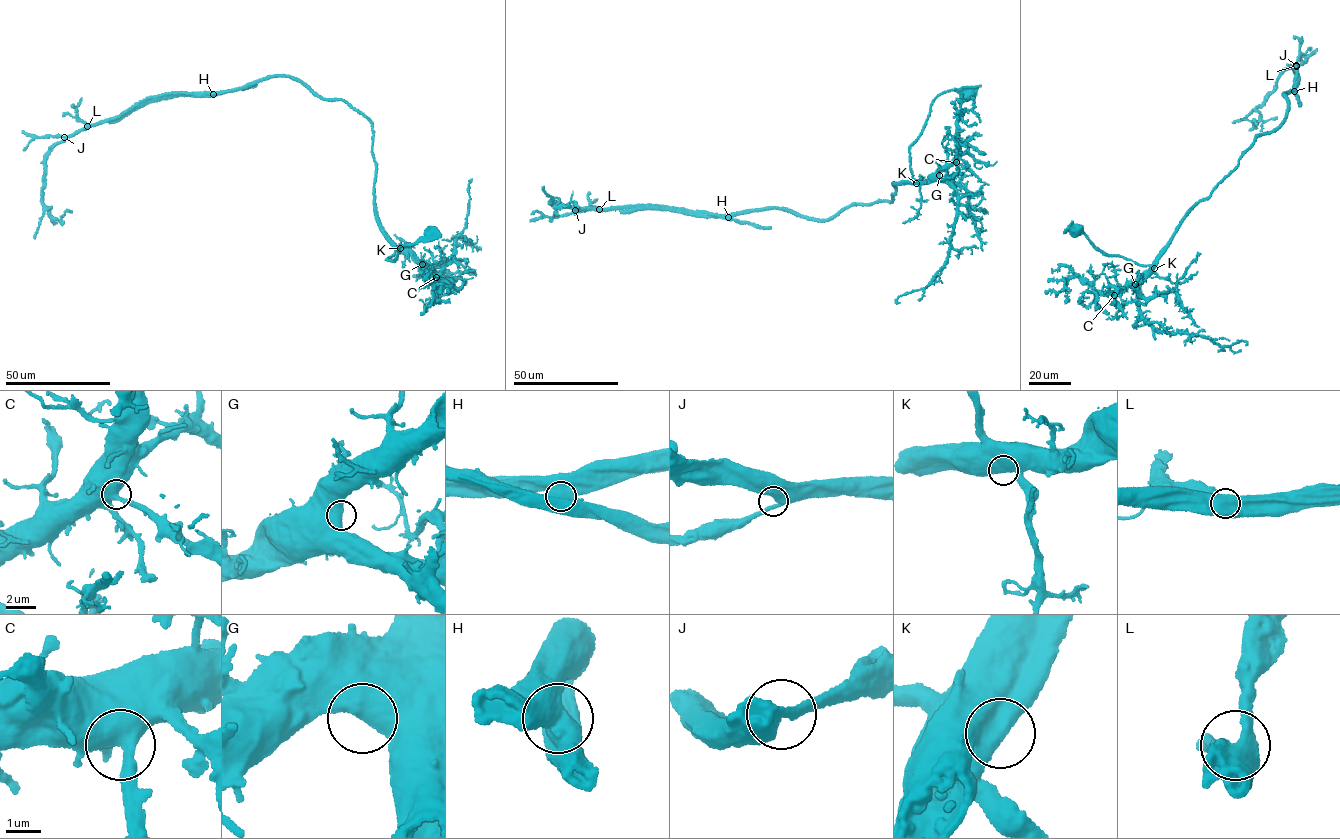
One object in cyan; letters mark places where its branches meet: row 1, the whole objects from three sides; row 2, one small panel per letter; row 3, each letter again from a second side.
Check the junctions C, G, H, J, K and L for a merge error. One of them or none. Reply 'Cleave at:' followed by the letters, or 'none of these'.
Cleave at: H

